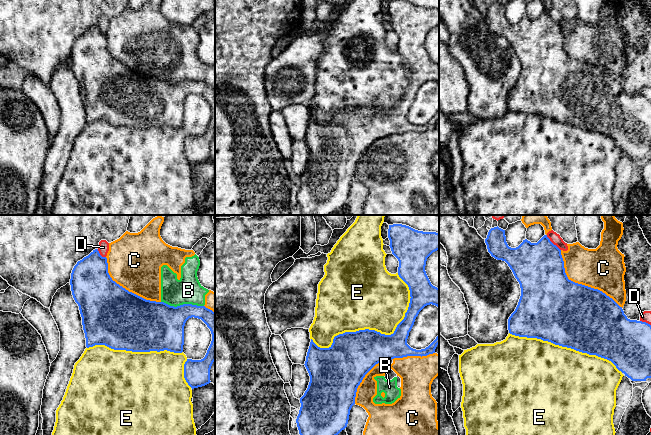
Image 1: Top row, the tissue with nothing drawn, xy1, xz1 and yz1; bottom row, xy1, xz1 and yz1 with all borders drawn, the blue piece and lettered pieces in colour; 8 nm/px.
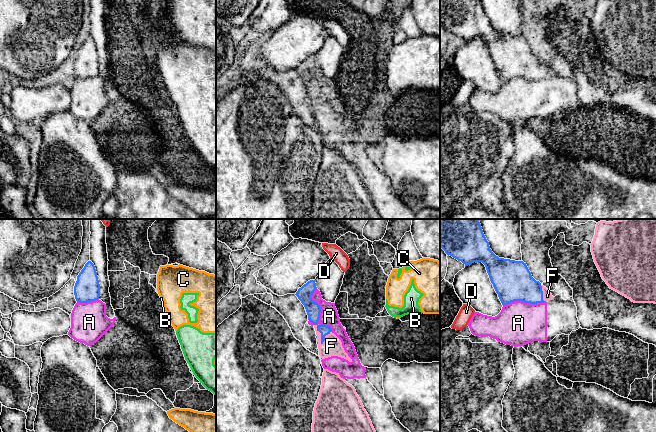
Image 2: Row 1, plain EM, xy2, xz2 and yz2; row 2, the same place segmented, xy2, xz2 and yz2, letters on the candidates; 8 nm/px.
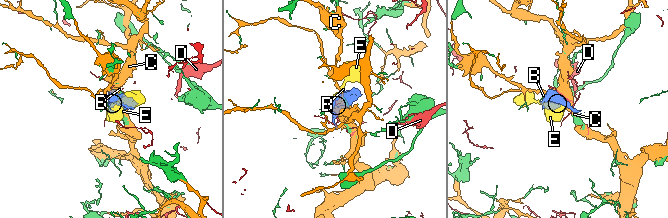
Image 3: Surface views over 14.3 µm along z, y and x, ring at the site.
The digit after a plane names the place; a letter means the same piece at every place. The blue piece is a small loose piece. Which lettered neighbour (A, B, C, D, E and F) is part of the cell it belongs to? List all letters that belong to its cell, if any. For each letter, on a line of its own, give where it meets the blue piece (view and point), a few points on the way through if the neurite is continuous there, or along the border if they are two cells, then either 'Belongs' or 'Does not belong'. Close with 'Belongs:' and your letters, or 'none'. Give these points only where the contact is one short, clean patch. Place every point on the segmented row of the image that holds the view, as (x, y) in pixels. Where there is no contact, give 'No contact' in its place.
A: Touches blue at xz2 (320, 312). Does not belong
B: Touches blue at xy1 (182, 305). Does not belong
C: Touches blue at yz1 (581, 284). Does not belong
D: Touches blue at yz1 (552, 243). Does not belong
E: Touches blue at xz1 (373, 330). Does not belong
F: Touches blue at xz2 (321, 334). Belongs
Belongs: F

